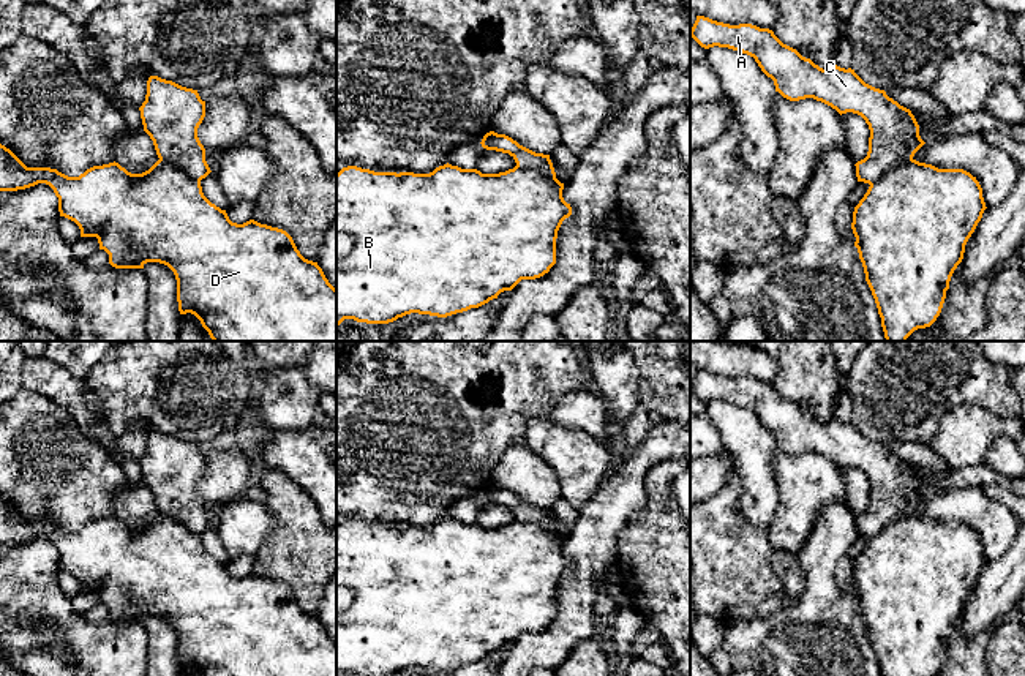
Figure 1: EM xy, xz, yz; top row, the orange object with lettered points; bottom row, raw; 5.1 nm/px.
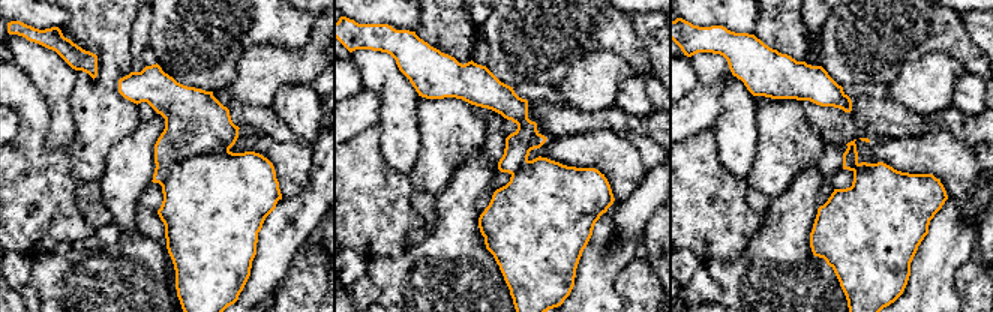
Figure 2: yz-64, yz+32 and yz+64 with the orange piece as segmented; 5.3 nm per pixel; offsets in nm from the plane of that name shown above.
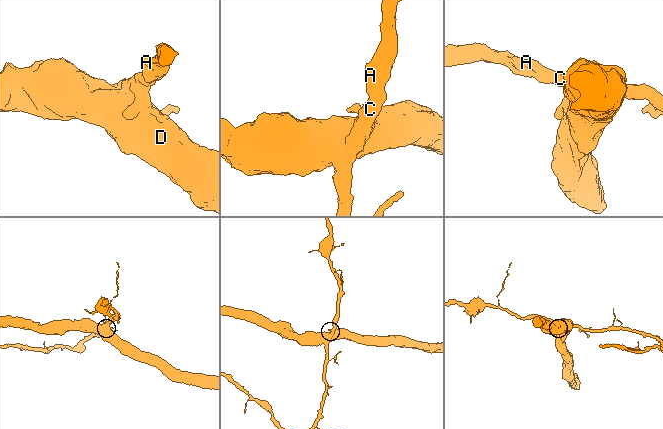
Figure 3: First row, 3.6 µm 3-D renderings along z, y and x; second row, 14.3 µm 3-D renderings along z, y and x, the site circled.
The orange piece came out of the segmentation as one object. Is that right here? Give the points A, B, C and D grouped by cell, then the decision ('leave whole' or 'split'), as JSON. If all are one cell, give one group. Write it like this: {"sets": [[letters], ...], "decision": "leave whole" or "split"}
{"sets": [["A", "C"], ["B", "D"]], "decision": "split"}

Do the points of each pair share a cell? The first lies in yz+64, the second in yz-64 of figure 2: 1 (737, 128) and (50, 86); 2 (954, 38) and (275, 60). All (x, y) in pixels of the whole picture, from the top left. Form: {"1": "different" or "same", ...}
{"1": "same", "2": "different"}

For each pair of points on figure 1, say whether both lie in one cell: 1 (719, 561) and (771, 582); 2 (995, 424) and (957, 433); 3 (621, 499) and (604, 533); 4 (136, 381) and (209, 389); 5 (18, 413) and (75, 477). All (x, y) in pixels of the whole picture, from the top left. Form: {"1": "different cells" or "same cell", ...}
{"1": "same cell", "2": "same cell", "3": "same cell", "4": "same cell", "5": "same cell"}

